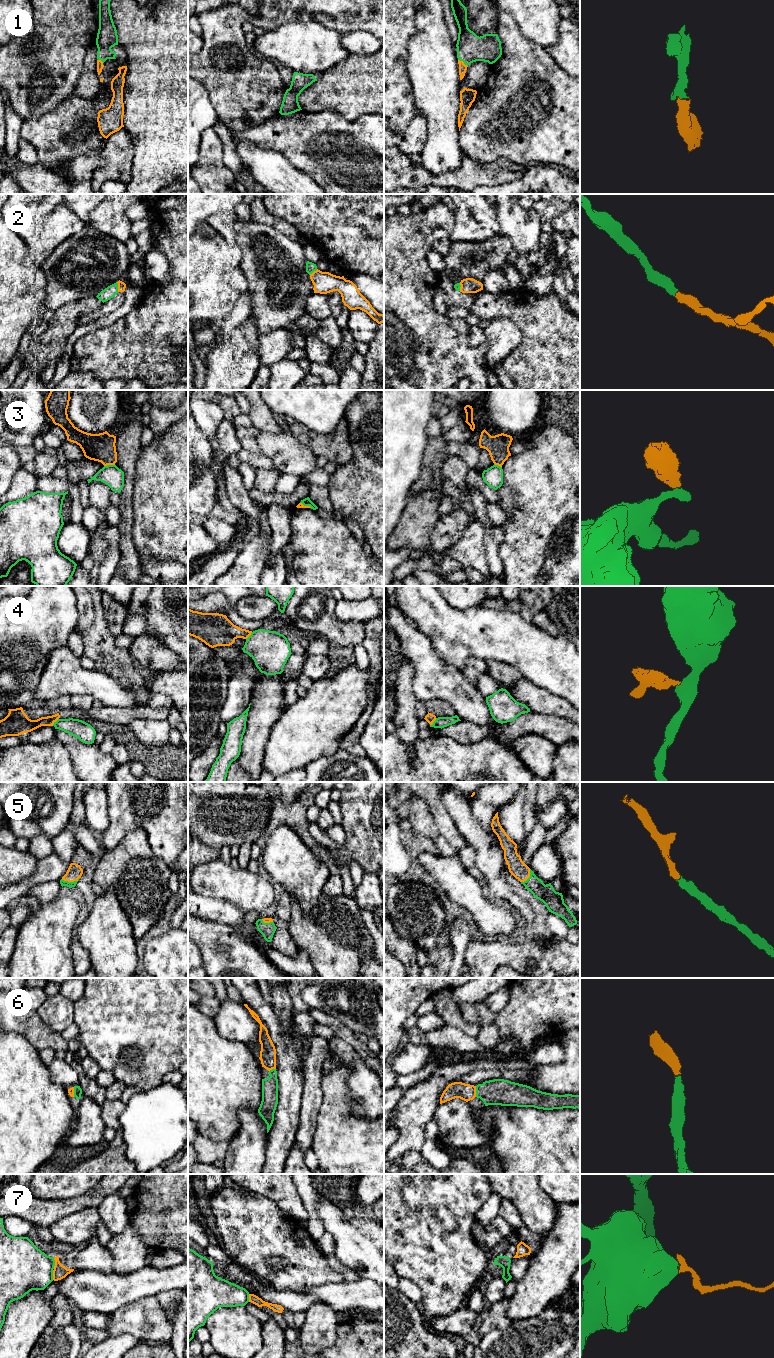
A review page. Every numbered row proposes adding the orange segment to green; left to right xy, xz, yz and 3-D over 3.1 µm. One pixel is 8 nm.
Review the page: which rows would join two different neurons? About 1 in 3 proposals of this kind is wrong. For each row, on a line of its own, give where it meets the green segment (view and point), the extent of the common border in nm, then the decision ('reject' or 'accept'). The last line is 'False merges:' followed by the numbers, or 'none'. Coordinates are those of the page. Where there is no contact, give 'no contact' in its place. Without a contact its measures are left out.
1: meets green in yz at (463, 61); contact 100 nm long; accept
2: meets green in xy at (117, 287); contact 80 nm long; accept
3: meets green in xy at (109, 465); contact 90 nm long; reject
4: meets green in xy at (55, 722); contact 80 nm long; reject
5: meets green in xy at (70, 882); contact 150 nm long; accept
6: meets green in yz at (476, 1091); contact 90 nm long; accept
7: meets green in xy at (54, 1263); contact 90 nm long; reject
False merges: 3, 4, 7

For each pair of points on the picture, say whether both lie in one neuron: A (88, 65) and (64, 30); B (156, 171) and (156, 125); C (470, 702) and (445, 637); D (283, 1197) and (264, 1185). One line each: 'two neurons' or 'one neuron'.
A: two neurons
B: one neuron
C: two neurons
D: one neuron

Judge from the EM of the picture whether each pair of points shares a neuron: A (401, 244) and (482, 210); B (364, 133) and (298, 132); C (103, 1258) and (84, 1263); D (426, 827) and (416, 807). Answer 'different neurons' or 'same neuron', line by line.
A: different neurons
B: same neuron
C: same neuron
D: same neuron

